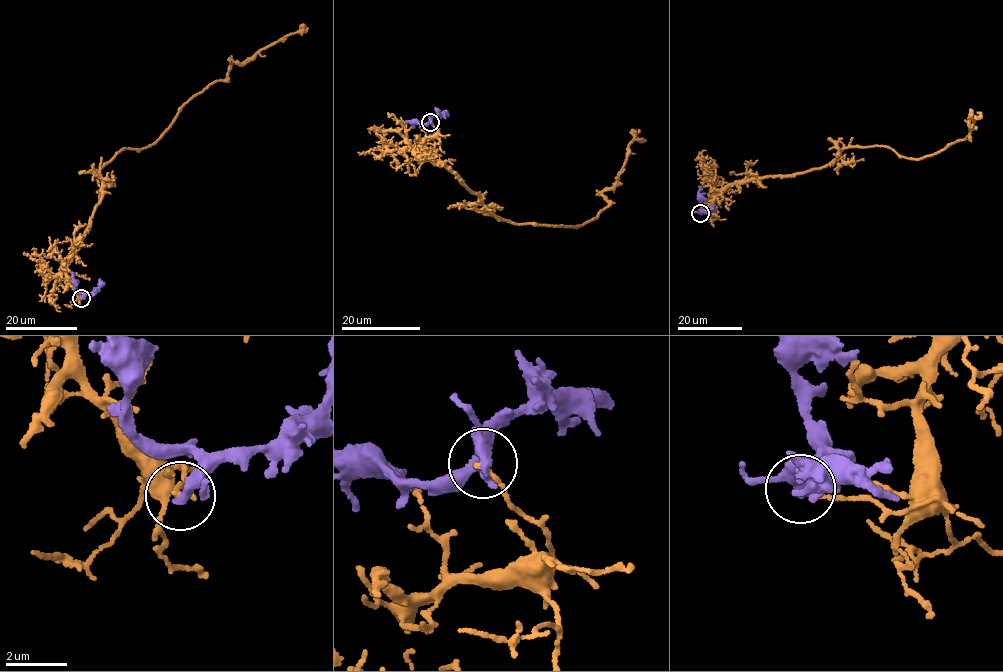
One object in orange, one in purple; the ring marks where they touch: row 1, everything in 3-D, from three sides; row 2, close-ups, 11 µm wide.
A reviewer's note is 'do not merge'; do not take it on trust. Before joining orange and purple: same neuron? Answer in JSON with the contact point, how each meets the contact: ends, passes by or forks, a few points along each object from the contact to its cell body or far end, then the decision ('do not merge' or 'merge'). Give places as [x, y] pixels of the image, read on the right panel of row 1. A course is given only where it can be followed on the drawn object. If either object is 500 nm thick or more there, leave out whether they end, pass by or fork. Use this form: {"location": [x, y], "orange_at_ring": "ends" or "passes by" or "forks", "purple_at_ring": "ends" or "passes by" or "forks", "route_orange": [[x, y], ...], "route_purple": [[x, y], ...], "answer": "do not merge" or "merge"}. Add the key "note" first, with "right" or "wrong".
{"note": "right", "location": [700, 213], "orange_at_ring": "ends", "purple_at_ring": "ends", "route_orange": [[700, 213], [711, 213], [735, 183], [819, 169], [848, 147], [935, 154], [970, 138], [977, 112]], "route_purple": [[700, 213], [701, 186]], "answer": "do not merge"}

